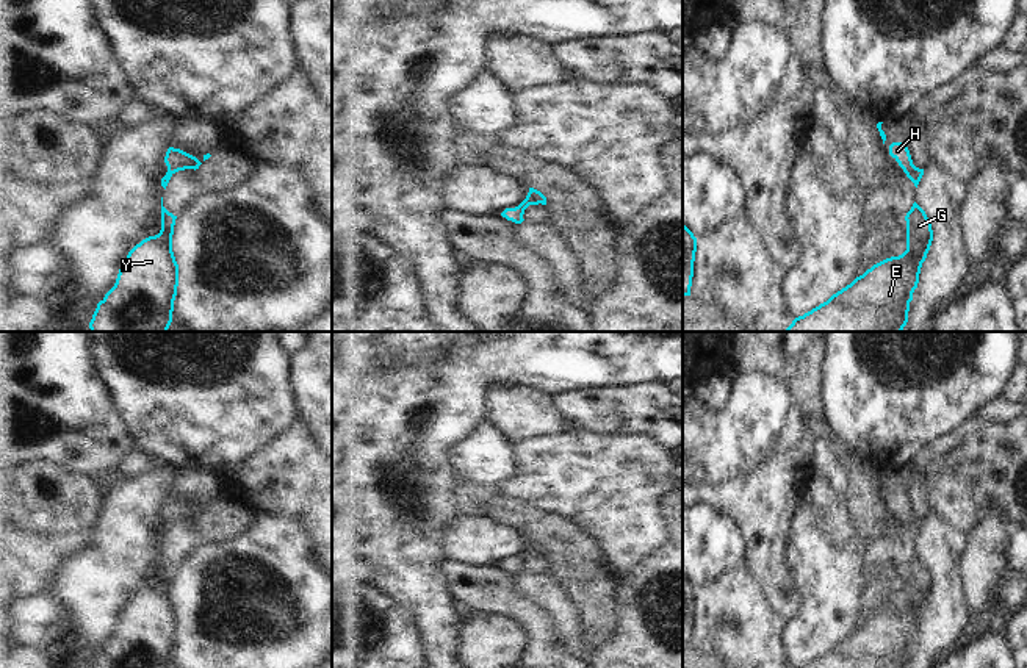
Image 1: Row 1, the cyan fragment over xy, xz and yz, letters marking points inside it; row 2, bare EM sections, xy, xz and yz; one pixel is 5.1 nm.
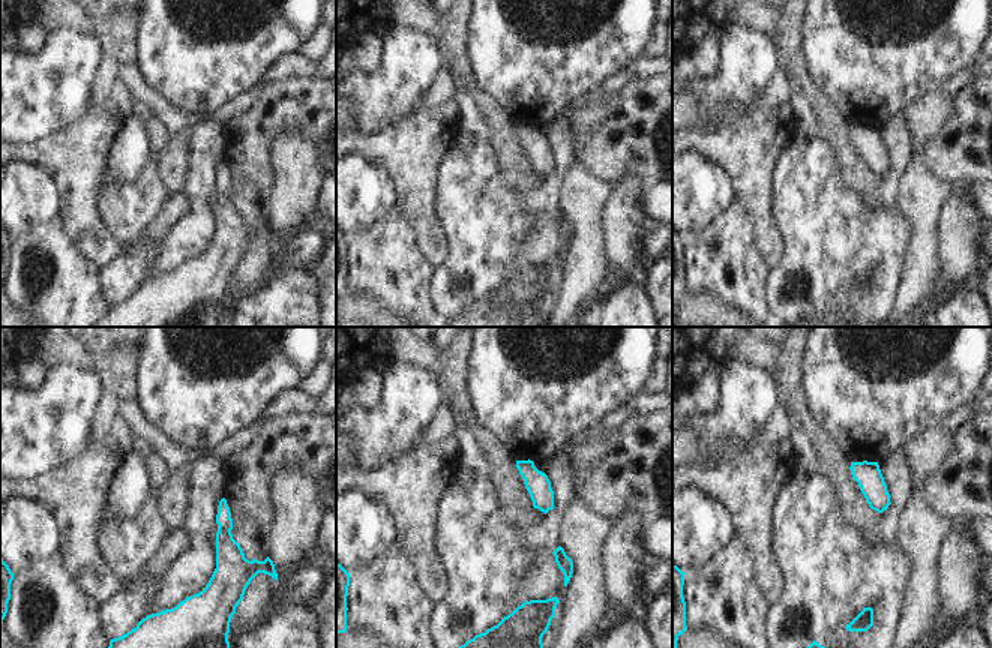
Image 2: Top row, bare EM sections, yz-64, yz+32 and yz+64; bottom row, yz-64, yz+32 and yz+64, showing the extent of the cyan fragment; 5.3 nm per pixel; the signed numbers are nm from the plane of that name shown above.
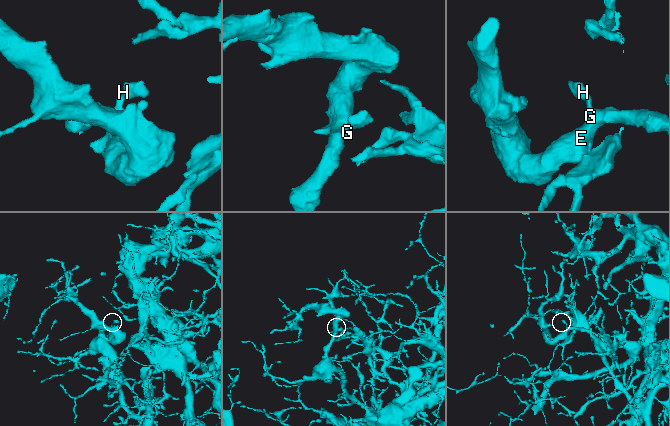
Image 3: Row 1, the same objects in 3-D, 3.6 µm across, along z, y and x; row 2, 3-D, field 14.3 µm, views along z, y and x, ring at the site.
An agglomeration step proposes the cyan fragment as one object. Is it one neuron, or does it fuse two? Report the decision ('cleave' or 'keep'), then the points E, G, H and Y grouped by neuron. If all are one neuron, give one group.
keep; groups E G H Y

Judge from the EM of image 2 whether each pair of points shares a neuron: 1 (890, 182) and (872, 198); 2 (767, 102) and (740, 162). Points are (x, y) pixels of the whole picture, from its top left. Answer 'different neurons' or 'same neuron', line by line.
1: same neuron
2: different neurons

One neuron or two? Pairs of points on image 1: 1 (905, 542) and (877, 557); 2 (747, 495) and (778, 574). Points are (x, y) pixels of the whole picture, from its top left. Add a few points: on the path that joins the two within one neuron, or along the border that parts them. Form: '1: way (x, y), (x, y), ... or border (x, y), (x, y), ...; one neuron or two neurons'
1: way (899, 548), (883, 551); one neuron
2: way (764, 515), (766, 554); one neuron

